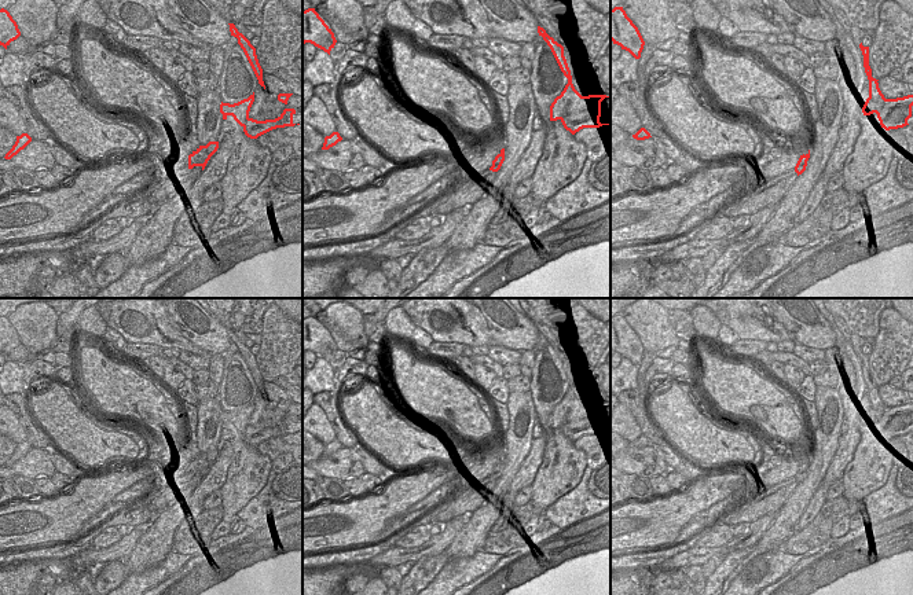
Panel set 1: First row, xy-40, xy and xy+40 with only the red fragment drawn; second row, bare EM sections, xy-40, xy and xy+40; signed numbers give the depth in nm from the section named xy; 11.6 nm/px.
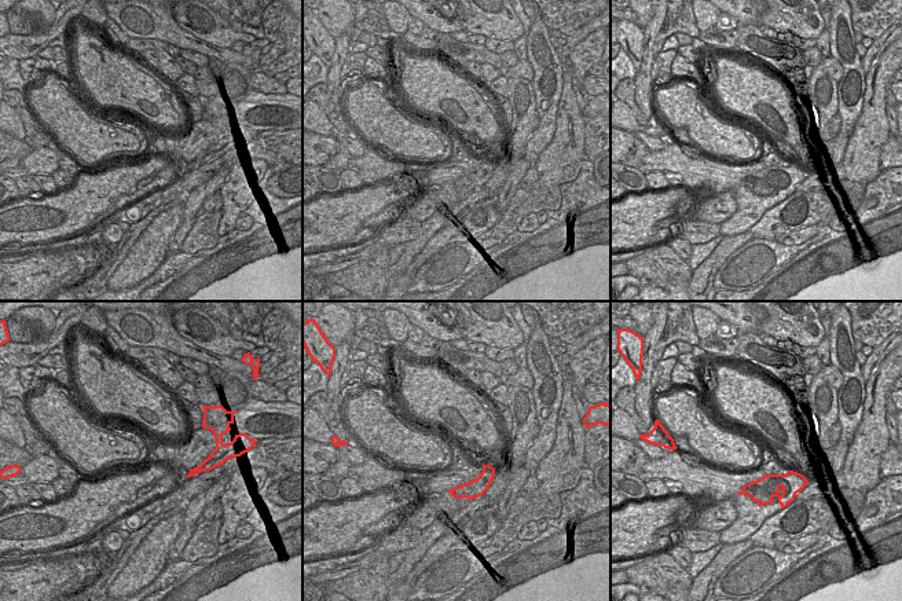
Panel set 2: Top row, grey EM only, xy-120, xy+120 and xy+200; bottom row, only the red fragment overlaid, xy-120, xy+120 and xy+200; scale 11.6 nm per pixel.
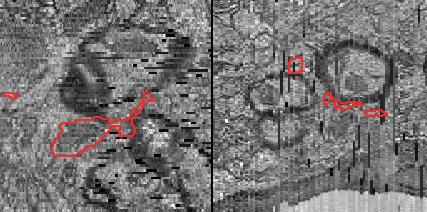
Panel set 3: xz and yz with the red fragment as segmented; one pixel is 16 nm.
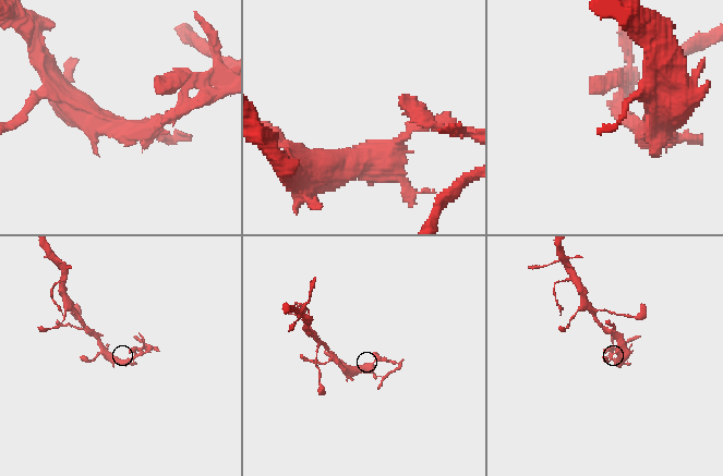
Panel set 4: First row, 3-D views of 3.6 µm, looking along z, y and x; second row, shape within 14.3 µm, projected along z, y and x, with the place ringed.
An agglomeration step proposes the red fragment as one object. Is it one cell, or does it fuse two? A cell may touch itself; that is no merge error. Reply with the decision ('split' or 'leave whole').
split

